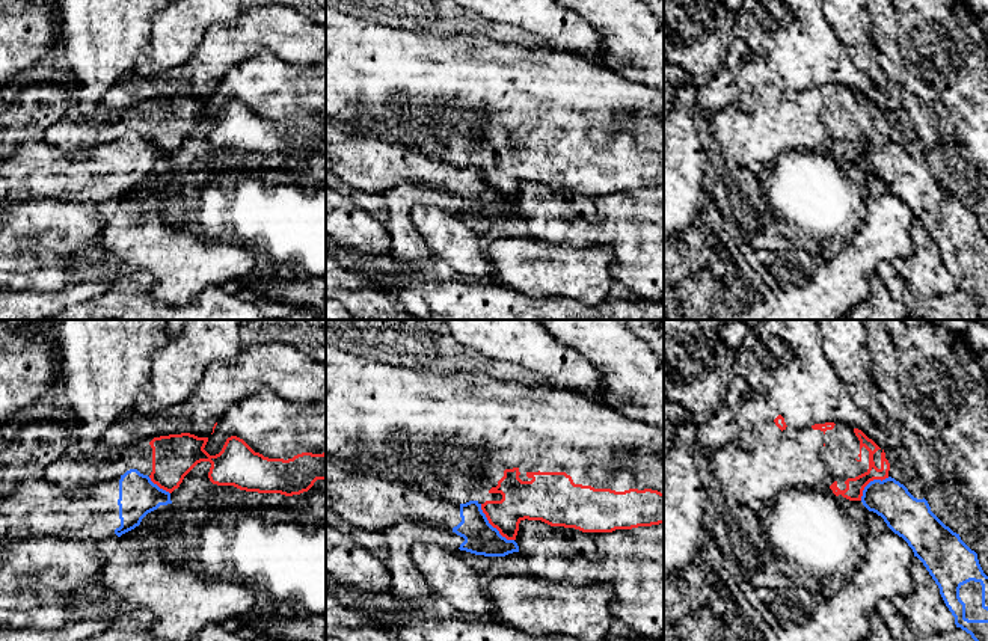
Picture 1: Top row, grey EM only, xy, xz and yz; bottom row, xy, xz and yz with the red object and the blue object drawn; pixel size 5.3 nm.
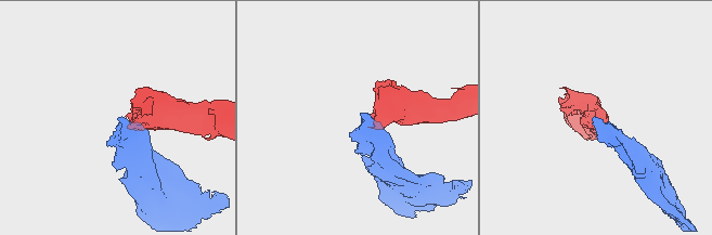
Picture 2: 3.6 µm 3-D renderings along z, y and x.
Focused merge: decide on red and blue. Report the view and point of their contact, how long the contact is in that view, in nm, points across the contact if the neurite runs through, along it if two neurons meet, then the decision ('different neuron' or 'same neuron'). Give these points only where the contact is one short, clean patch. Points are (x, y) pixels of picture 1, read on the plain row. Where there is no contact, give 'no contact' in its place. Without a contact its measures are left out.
meets red in xz at (492, 187); contact 260 nm long; border along xz (480, 166), (486, 181), (503, 198), (513, 202); different neuron

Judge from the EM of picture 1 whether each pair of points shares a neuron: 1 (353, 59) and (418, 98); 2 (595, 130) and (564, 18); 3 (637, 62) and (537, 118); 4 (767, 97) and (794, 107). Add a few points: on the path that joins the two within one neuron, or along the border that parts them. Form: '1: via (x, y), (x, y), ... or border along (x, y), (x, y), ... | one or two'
1: via (370, 62), (382, 62), (401, 82) | one
2: border along (554, 47), (569, 52) | two
3: border along (623, 76), (637, 85) | two
4: via (773, 103), (777, 107), (788, 107) | one

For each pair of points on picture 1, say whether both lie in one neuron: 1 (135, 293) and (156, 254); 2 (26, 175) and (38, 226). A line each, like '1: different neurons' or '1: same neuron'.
1: different neurons
2: different neurons

